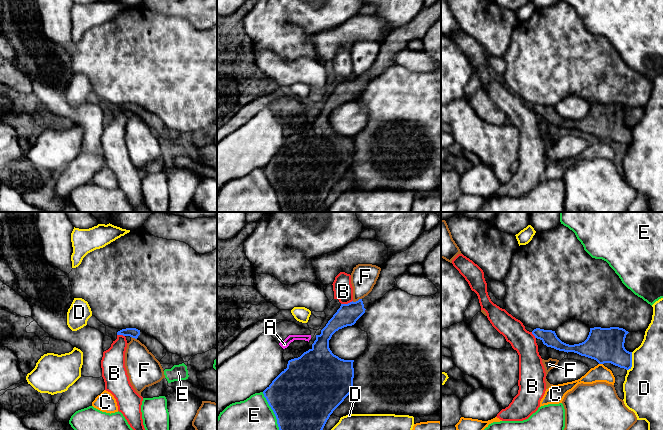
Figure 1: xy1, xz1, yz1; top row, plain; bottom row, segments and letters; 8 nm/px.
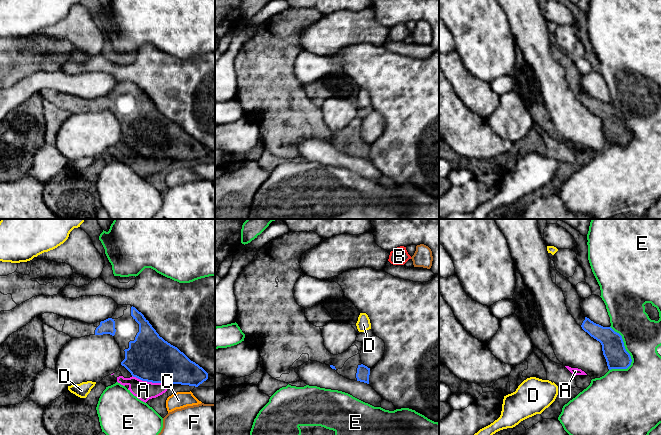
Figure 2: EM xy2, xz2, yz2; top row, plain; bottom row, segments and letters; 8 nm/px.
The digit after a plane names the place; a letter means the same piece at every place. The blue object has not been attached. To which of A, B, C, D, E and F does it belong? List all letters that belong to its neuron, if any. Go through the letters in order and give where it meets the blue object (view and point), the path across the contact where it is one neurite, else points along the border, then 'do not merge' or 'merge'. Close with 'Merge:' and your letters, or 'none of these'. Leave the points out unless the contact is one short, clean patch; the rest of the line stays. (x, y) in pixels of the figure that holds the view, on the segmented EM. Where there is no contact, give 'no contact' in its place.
A: xy2 (150, 381) | along xy2 (132, 375), (142, 380), (162, 382), (168, 385) | do not merge
B: xz1 (346, 304) | along xz1 (352, 300), (341, 304) | do not merge
C: yz1 (601, 363) | do not merge
D: yz1 (631, 361) | do not merge
E: yz2 (624, 347) | do not merge
F: xz1 (356, 301) | do not merge
Merge: none of these

